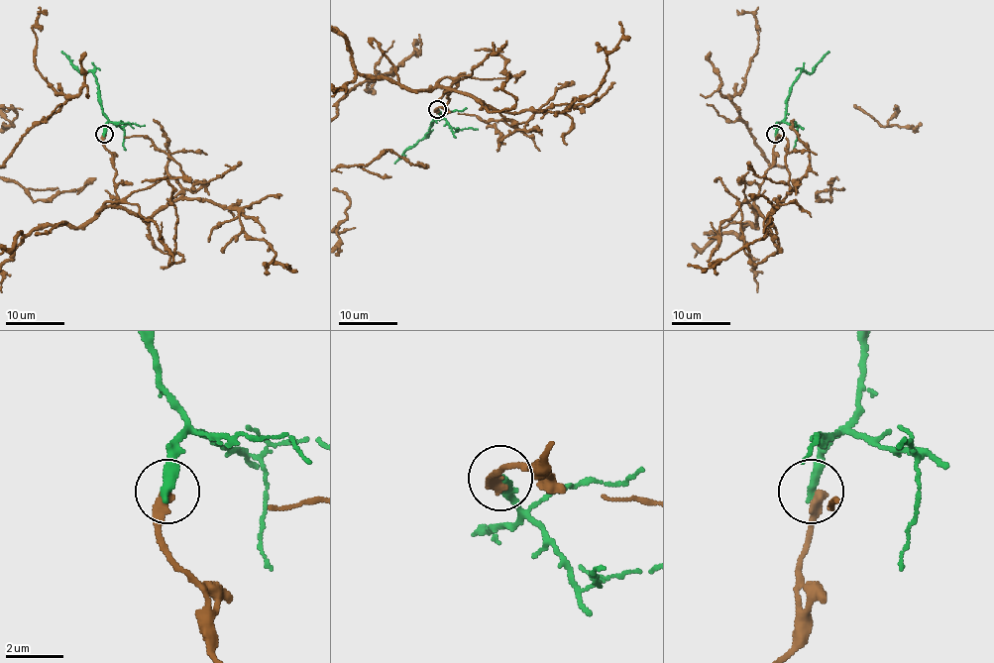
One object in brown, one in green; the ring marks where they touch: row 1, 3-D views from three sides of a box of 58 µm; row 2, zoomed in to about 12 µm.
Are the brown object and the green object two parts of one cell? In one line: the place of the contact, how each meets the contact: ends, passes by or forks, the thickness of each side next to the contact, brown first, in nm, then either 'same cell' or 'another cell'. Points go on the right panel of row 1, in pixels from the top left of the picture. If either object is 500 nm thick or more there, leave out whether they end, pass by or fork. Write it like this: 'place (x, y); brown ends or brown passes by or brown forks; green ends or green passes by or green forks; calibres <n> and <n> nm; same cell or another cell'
place (775, 134); brown ends; green ends; calibres 360 and 360 nm; another cell

